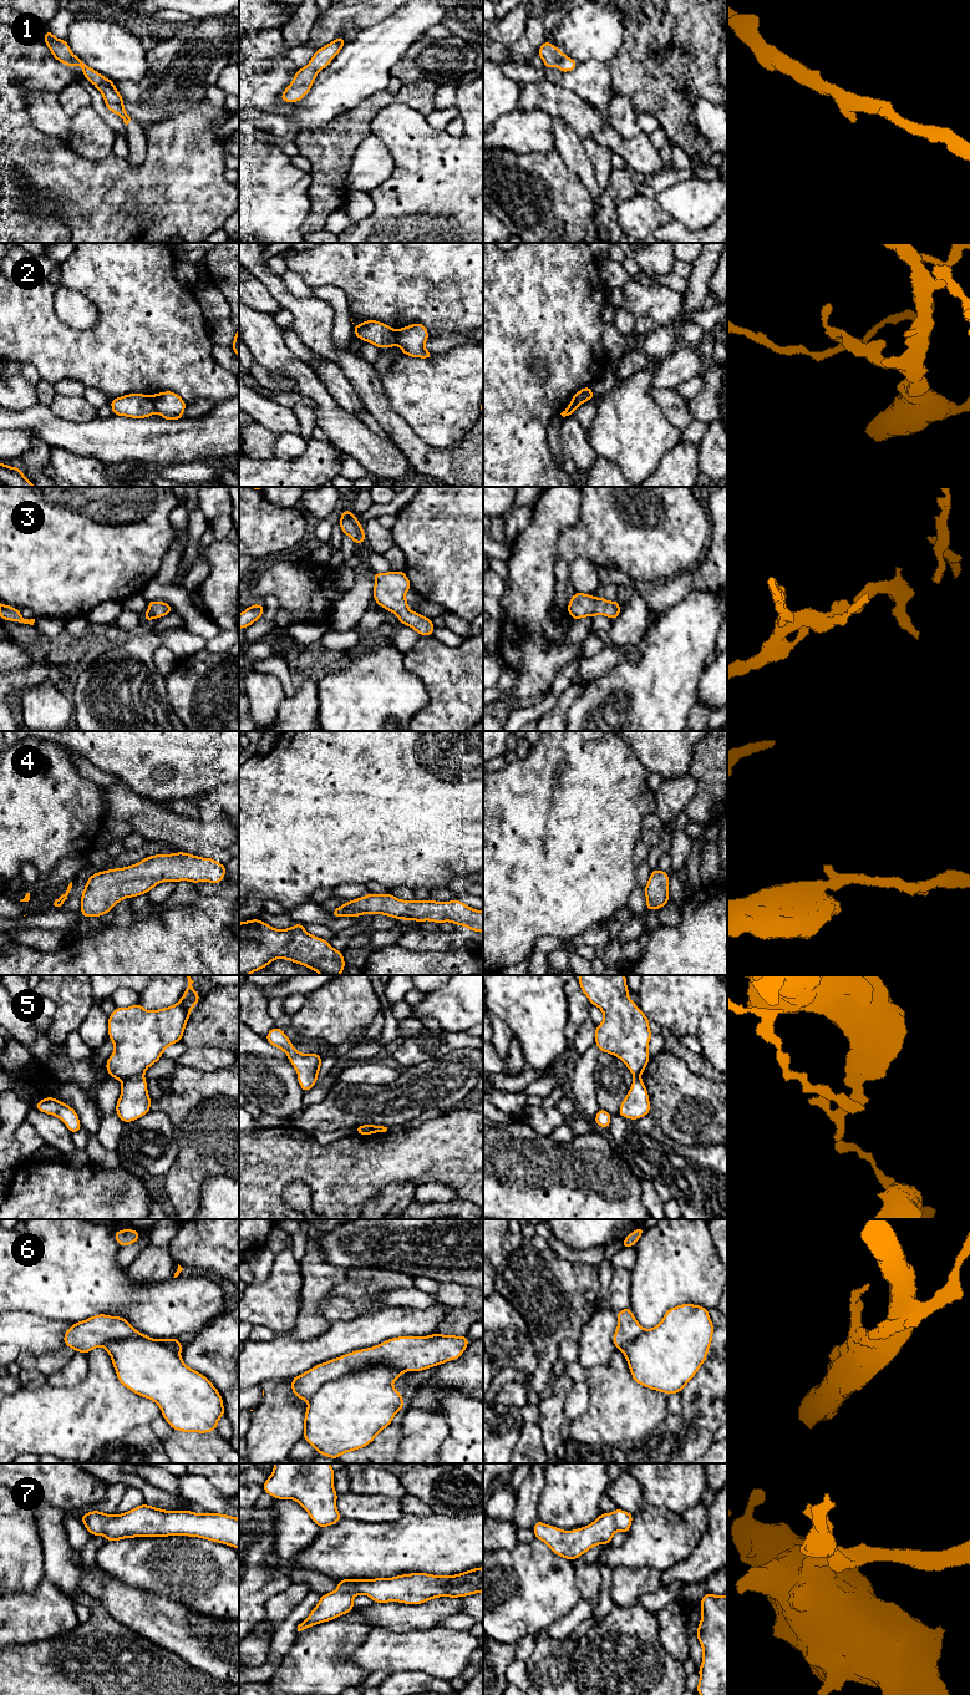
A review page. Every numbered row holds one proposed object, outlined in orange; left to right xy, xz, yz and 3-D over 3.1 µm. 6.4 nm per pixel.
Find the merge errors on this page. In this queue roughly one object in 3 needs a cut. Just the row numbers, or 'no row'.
2, 5, 6

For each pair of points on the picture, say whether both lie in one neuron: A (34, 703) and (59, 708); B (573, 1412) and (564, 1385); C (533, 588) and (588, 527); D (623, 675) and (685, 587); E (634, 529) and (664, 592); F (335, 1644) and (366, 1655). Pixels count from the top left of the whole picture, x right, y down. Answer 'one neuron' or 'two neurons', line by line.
A: one neuron
B: two neurons
C: two neurons
D: two neurons
E: two neurons
F: two neurons

